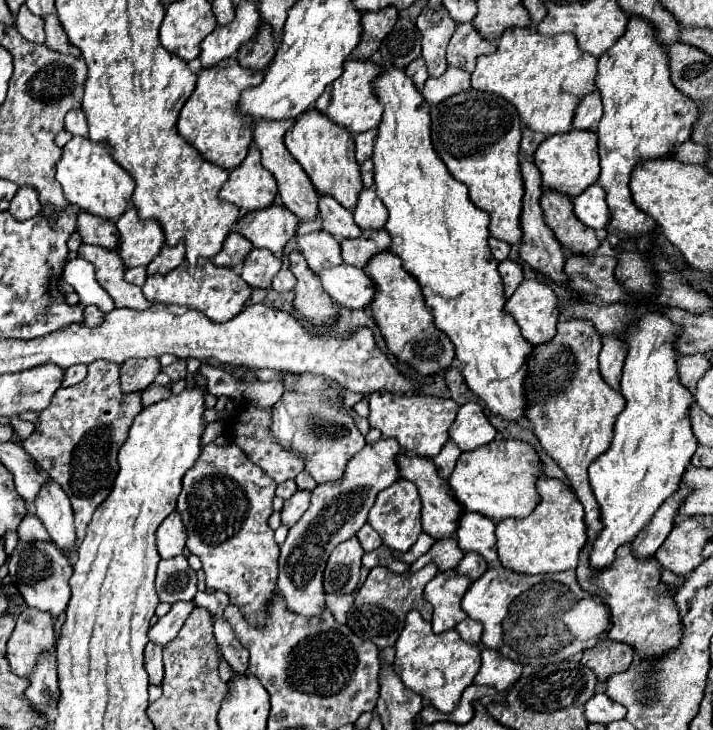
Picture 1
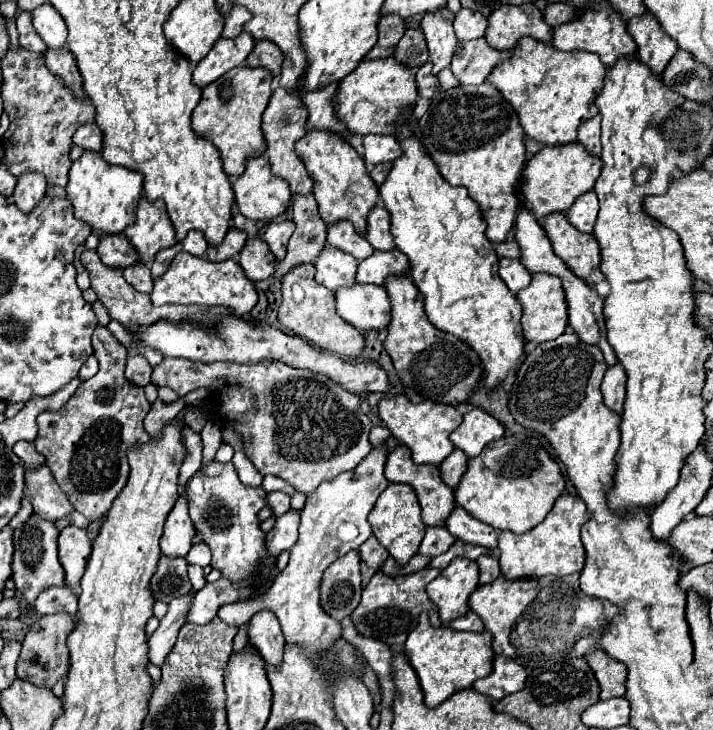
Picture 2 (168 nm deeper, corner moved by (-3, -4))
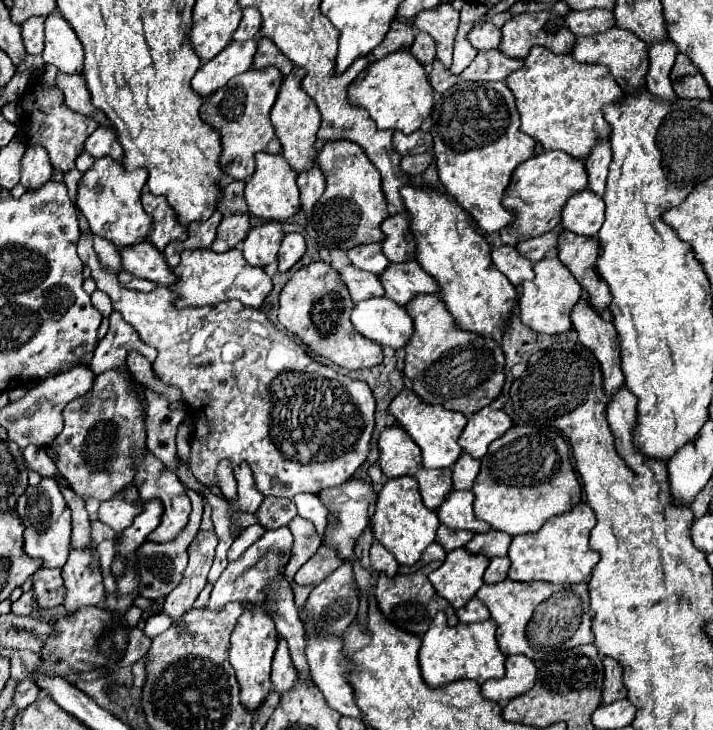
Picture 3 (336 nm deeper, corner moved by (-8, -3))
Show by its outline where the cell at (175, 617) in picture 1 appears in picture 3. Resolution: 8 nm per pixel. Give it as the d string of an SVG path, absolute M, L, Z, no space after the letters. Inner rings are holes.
M287 526L285 528L277 528L277 530L267 530L235 562L227 564L227 568L221 574L221 578L213 586L213 592L211 592L207 608L219 610L227 602L261 602L261 600L265 600L267 606L273 610L273 618L275 618L279 636L287 640L289 654L291 654L291 660L293 660L293 666L295 666L297 674L301 676L301 680L311 684L309 664L307 664L307 658L305 658L303 624L301 624L299 612L297 612L297 608L293 604L291 586L289 586L289 582L283 576L283 566L289 562L291 546L293 546L293 534L291 534L291 530Z

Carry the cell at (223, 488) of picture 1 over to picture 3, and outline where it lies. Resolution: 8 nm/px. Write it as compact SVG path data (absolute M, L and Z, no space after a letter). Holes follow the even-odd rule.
M279 638L279 646L275 650L273 666L271 666L271 684L273 684L273 690L281 696L281 694L293 690L295 682L297 682L297 672L293 670L287 644L285 644L283 638Z

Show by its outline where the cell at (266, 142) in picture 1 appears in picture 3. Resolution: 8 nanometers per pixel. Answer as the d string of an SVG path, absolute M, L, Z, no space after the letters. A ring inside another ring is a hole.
M293 68L291 74L283 78L283 86L281 86L275 106L271 110L271 122L275 126L279 142L283 146L283 156L289 162L289 166L297 172L309 170L309 166L315 158L315 150L317 150L315 136L321 126L321 114L319 114L315 102L309 98L309 94L305 94L305 90L301 88L301 78L305 78L305 70L301 70L301 68Z

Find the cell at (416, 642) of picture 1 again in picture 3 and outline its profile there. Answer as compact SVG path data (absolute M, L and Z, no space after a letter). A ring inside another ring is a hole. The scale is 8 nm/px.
M437 612L429 630L423 636L423 644L419 650L421 674L429 686L445 686L455 680L475 680L483 684L487 680L497 680L505 676L503 654L497 646L495 622L485 620L479 624L457 624L449 626L445 612Z

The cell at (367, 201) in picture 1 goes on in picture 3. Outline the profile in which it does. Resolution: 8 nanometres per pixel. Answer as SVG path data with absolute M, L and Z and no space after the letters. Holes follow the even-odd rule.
M405 214L389 216L383 222L383 252L391 262L409 262L415 260L415 238L409 230L409 222Z

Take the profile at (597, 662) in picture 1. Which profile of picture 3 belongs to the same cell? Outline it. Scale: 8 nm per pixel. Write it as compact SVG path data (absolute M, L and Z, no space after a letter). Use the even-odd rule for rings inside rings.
M603 658L603 666L605 666L605 686L603 686L603 704L611 704L615 700L623 700L627 698L627 688L623 686L621 674L623 668L619 662L615 662L613 658Z

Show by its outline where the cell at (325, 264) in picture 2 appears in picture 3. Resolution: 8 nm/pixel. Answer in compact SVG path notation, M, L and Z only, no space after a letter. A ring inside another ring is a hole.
M345 266L343 270L339 270L339 276L345 282L345 286L349 288L353 302L361 302L361 300L375 298L375 296L385 296L379 276L357 270L355 266Z

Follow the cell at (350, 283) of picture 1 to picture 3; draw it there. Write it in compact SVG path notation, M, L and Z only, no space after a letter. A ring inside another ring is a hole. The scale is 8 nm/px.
M385 296L355 304L351 322L365 338L393 350L405 348L413 334L413 320L407 310Z

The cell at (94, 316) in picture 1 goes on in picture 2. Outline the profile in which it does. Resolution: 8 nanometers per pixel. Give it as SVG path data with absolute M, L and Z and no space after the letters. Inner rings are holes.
M104 325L94 329L92 345L94 357L100 361L98 373L84 381L60 411L44 411L38 415L38 437L34 439L36 451L46 457L46 465L60 489L68 495L72 507L90 523L110 509L126 485L130 471L126 449L148 441L142 421L150 411L144 389L124 377L126 347Z

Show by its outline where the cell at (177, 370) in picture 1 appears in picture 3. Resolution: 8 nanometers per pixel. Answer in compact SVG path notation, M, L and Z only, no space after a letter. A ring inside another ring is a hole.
M89 230L81 232L77 252L83 264L91 268L97 288L111 298L113 308L123 314L125 322L137 330L145 344L157 348L159 356L153 368L159 378L165 384L181 388L185 412L189 418L193 416L195 424L189 468L201 484L217 486L215 468L221 460L229 460L231 466L247 462L255 478L255 488L263 496L293 498L301 492L317 494L319 490L339 486L341 482L349 480L353 472L365 462L369 454L371 432L375 428L375 398L367 382L351 380L349 376L315 362L301 350L299 344L275 328L261 310L243 306L237 300L201 308L177 308L177 294L165 286L157 286L147 294L123 288L117 280L117 274L105 270L99 264L99 258L93 250L93 234Z

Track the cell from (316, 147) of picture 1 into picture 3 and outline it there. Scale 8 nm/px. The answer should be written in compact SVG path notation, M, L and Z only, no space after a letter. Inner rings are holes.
M349 140L325 142L317 162L327 180L325 192L317 200L317 206L313 208L313 216L309 224L311 232L315 234L315 228L317 228L321 236L317 238L317 244L327 250L333 250L333 248L351 250L353 246L359 246L359 244L383 242L385 238L383 238L381 222L389 216L387 200L381 190L377 168L369 162L361 146Z

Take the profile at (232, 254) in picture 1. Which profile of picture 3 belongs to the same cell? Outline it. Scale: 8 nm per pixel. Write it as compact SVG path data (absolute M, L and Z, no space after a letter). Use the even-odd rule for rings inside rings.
M239 212L239 214L223 216L223 220L217 228L217 236L211 244L211 250L213 252L231 250L231 248L239 246L245 240L247 232L249 232L249 214Z

